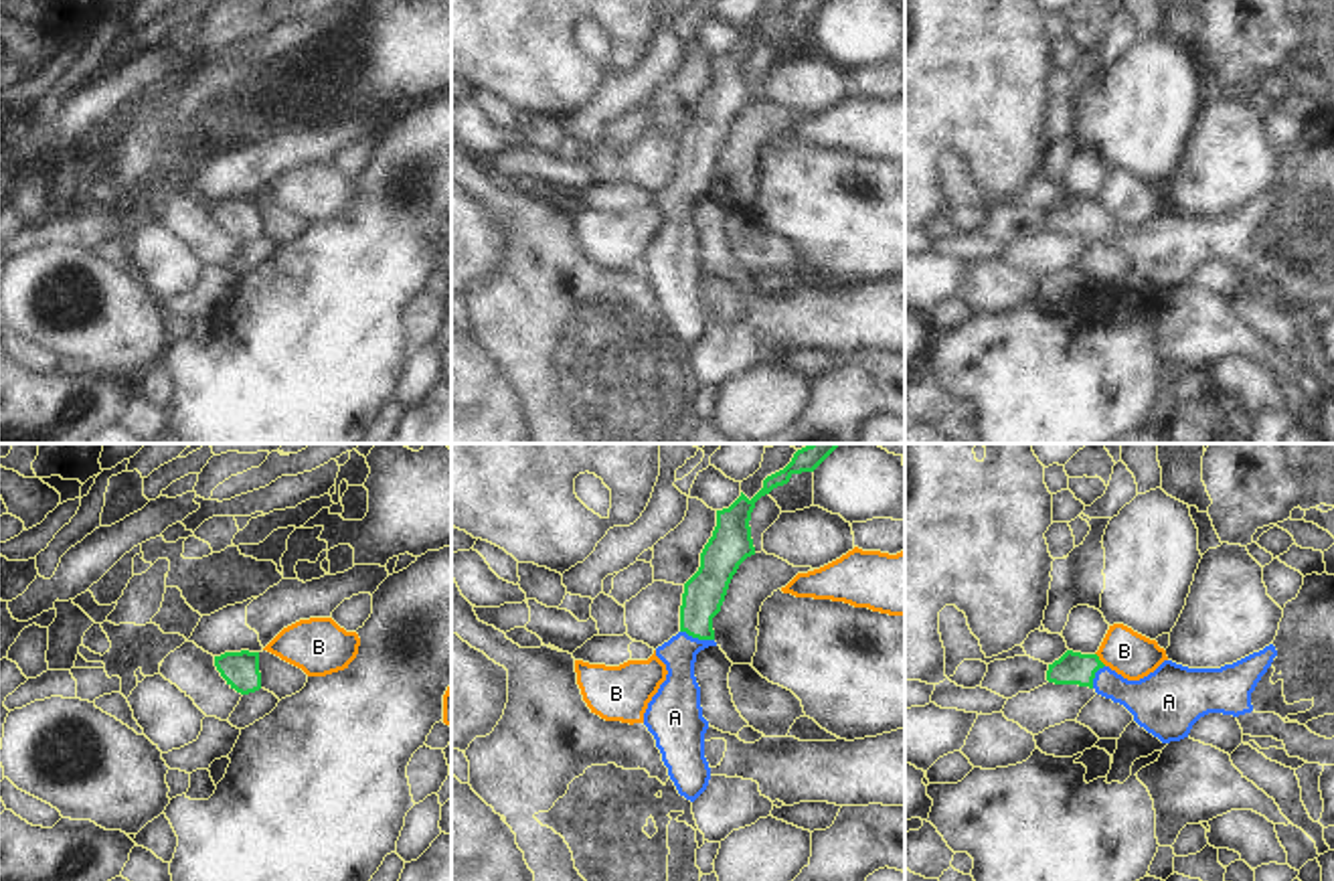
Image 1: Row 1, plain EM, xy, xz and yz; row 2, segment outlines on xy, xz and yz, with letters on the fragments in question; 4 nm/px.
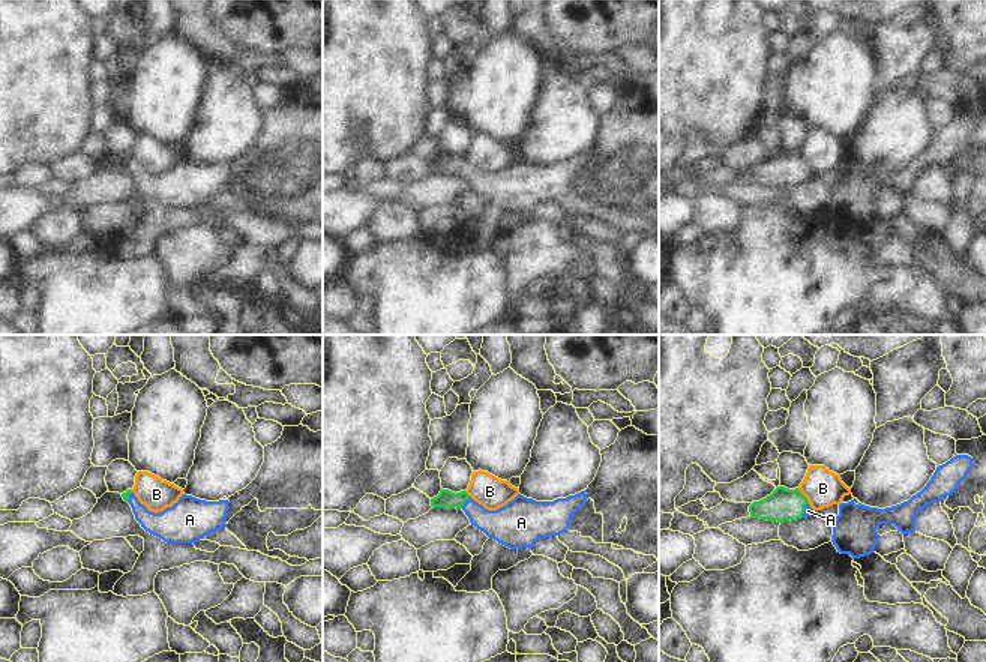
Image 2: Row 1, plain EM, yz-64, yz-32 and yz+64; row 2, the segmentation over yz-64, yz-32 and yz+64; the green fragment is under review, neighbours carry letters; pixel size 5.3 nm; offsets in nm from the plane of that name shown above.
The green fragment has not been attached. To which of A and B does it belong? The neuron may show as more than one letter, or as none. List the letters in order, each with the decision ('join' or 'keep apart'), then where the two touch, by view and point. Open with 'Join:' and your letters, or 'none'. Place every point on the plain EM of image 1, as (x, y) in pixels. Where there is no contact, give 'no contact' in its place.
Join: A
A: join | xz (697, 183)
B: keep apart | yz (1098, 205)

